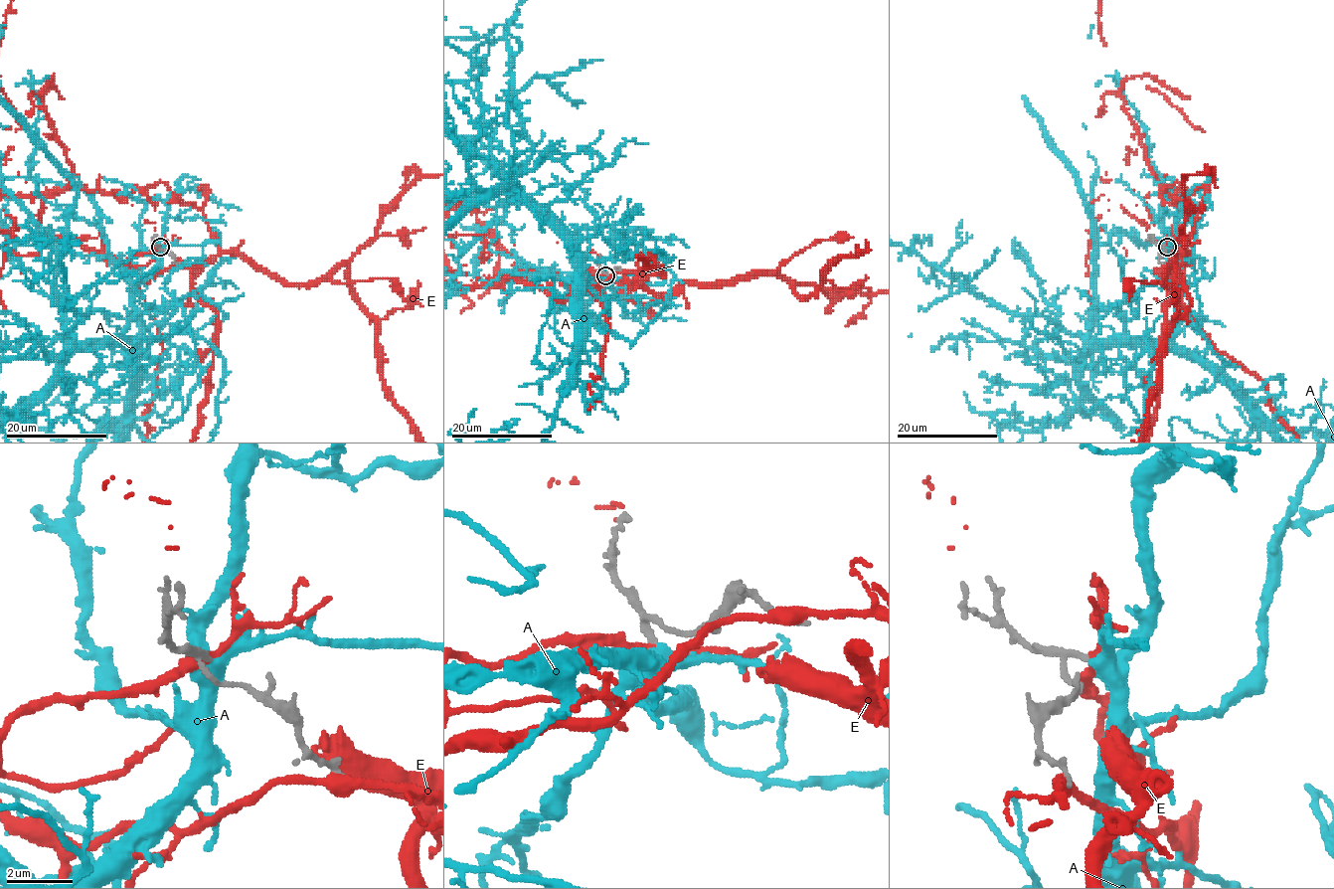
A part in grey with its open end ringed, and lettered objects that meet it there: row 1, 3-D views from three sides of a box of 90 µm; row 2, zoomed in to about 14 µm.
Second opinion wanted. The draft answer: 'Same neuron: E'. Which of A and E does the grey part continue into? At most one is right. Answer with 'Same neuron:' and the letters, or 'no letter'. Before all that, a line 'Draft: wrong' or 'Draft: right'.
Draft: wrong
Same neuron: A

